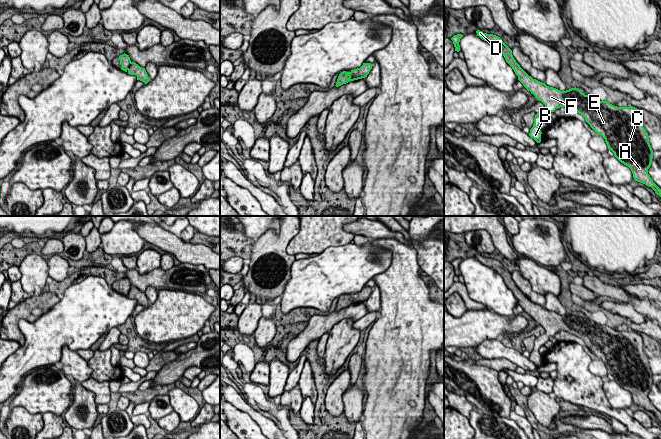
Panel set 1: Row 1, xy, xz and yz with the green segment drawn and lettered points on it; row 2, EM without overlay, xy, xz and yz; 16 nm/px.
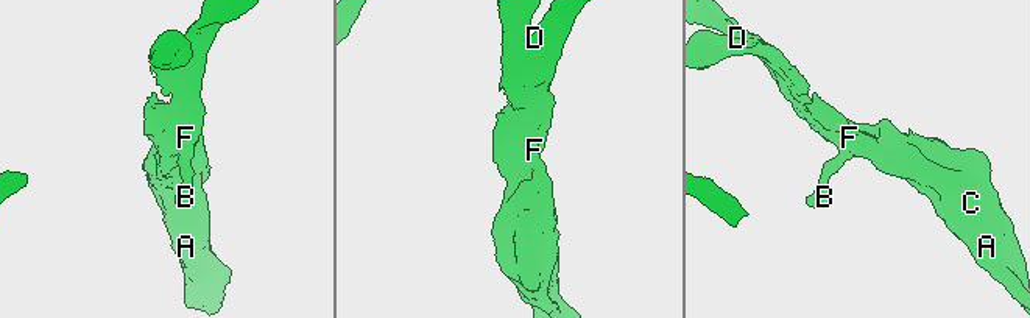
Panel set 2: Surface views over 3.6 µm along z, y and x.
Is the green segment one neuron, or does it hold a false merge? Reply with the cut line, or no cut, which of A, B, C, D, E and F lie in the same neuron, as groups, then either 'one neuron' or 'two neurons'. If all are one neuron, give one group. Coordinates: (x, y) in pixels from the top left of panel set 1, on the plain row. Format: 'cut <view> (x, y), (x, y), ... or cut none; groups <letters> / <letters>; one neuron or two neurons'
cut none; groups A B C D E F; one neuron

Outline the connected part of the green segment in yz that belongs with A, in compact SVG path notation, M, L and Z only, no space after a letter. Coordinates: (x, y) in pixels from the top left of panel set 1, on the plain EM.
M476 255L482 264L491 267L504 280L506 286L512 291L518 304L523 310L545 329L545 333L535 339L533 351L529 360L537 367L541 366L539 349L560 331L581 338L590 351L601 359L614 380L624 389L628 390L637 406L651 411L661 421L661 413L653 406L648 393L653 383L653 374L649 367L648 357L643 351L643 339L633 330L617 331L609 326L600 325L593 320L585 319L578 312L560 315L549 311L529 300L516 286L512 274L493 258Z

